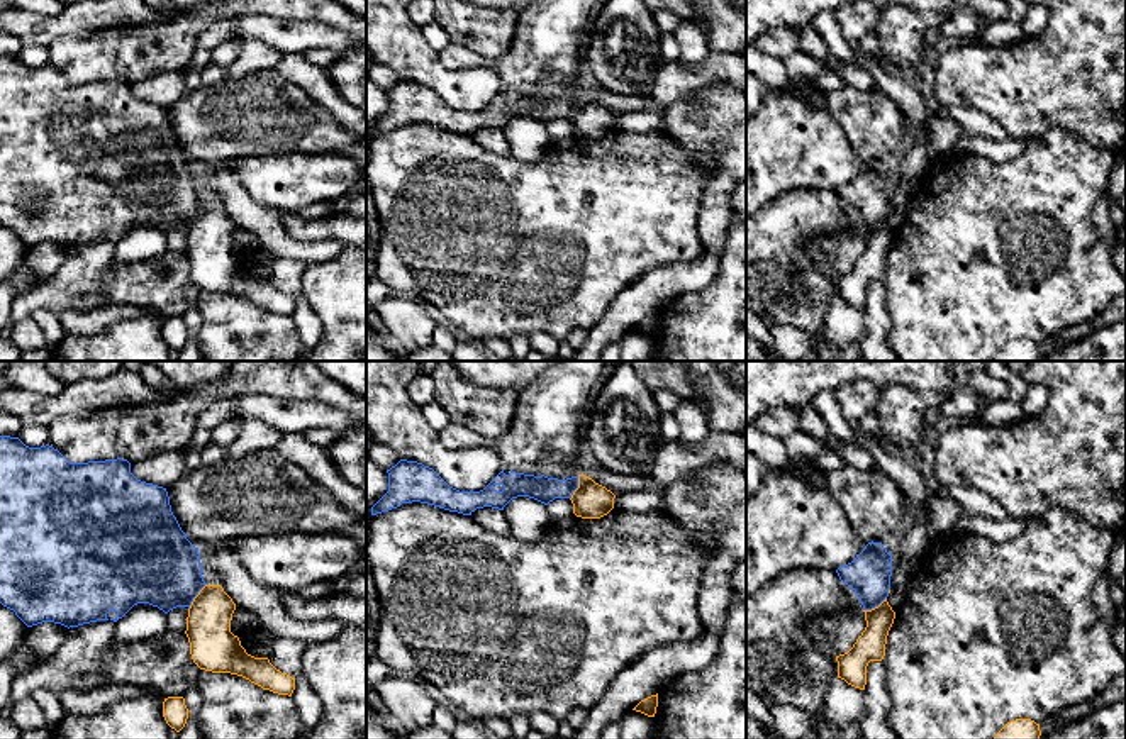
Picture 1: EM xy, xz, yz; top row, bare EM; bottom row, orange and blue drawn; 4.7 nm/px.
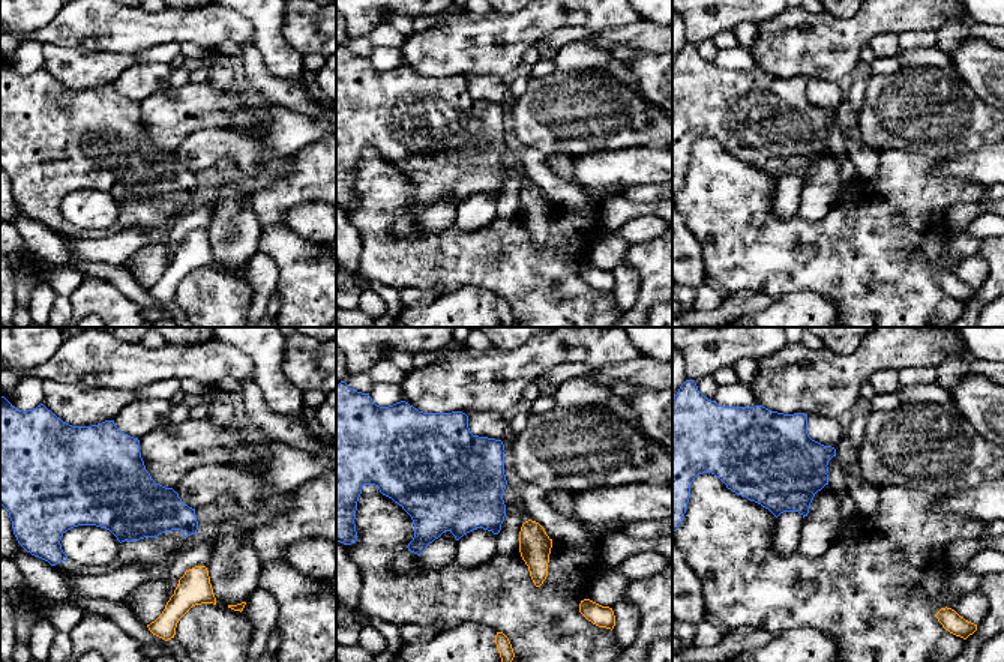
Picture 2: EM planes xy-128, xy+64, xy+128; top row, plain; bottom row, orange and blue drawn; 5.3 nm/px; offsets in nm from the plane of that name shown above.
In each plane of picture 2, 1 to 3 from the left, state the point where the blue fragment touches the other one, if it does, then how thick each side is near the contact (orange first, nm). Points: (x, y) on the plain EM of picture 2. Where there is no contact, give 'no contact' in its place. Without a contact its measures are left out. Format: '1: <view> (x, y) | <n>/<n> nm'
1: no contact
2: no contact
3: no contact

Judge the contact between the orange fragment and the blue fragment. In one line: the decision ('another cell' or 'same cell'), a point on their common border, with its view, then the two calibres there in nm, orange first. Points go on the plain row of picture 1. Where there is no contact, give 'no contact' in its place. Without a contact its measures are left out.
another cell | xy (195, 217) | 220/380 nm

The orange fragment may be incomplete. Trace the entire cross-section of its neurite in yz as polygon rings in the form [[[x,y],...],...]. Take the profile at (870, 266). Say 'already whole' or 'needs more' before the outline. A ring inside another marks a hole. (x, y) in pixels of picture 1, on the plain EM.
already whole; [[[887,219],[878,227],[863,232],[865,251],[848,273],[836,276],[838,298],[860,310],[865,310],[867,305],[868,283],[884,280],[887,256],[895,239]]]

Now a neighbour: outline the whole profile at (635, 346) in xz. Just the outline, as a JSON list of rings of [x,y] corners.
[[[629,331],[621,339],[621,359],[619,361],[653,361],[655,339],[641,332]]]

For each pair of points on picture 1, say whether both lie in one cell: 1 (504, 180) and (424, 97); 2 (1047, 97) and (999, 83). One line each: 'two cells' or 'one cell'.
1: two cells
2: one cell

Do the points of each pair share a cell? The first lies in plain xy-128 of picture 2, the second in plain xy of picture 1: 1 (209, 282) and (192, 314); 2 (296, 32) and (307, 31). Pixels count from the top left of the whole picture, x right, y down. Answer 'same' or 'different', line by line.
1: different
2: different

